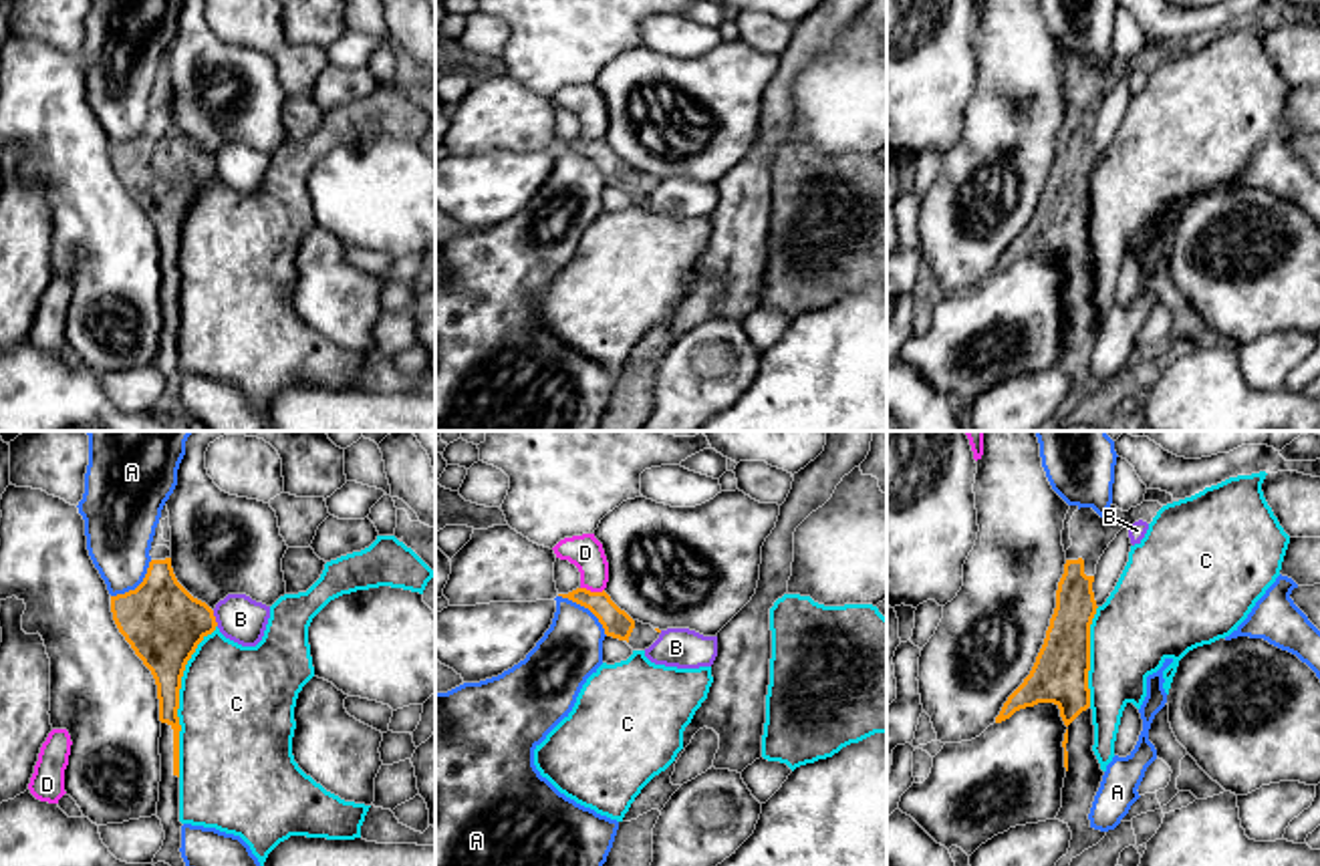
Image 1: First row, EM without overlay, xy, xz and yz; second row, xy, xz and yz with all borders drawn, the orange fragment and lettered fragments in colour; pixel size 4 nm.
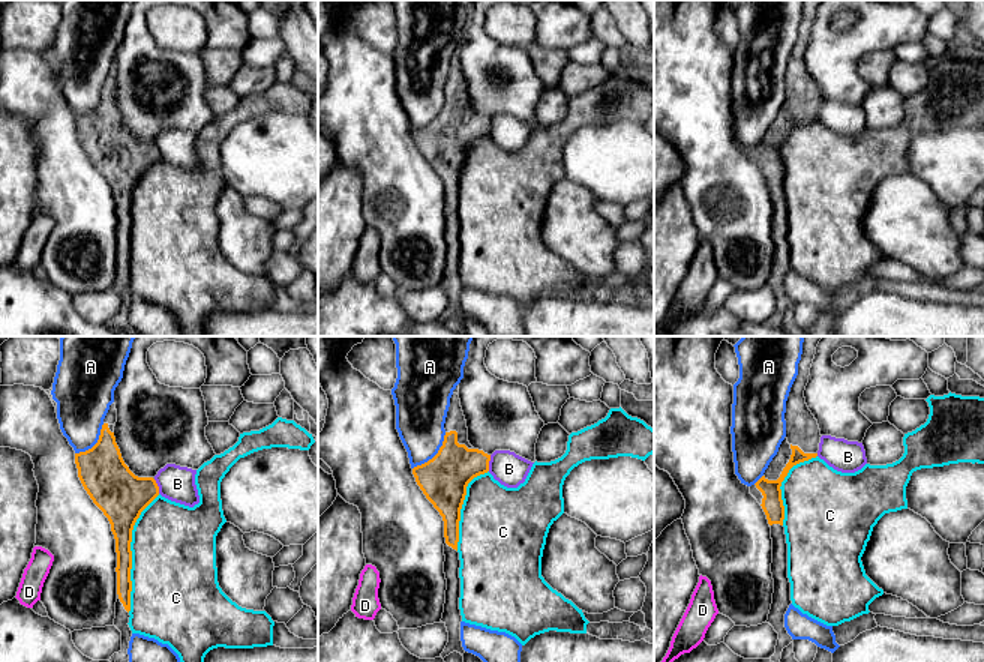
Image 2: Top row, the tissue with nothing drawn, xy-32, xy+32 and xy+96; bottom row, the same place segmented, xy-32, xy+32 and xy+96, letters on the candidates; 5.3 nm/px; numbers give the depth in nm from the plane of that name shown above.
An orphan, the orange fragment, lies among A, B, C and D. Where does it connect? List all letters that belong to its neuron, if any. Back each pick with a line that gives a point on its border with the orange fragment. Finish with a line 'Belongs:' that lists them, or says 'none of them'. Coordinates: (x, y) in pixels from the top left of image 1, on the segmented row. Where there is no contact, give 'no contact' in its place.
Belongs: none of them

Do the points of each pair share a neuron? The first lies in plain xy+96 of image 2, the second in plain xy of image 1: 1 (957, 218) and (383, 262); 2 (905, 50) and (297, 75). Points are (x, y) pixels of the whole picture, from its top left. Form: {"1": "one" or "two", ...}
{"1": "one", "2": "two"}

